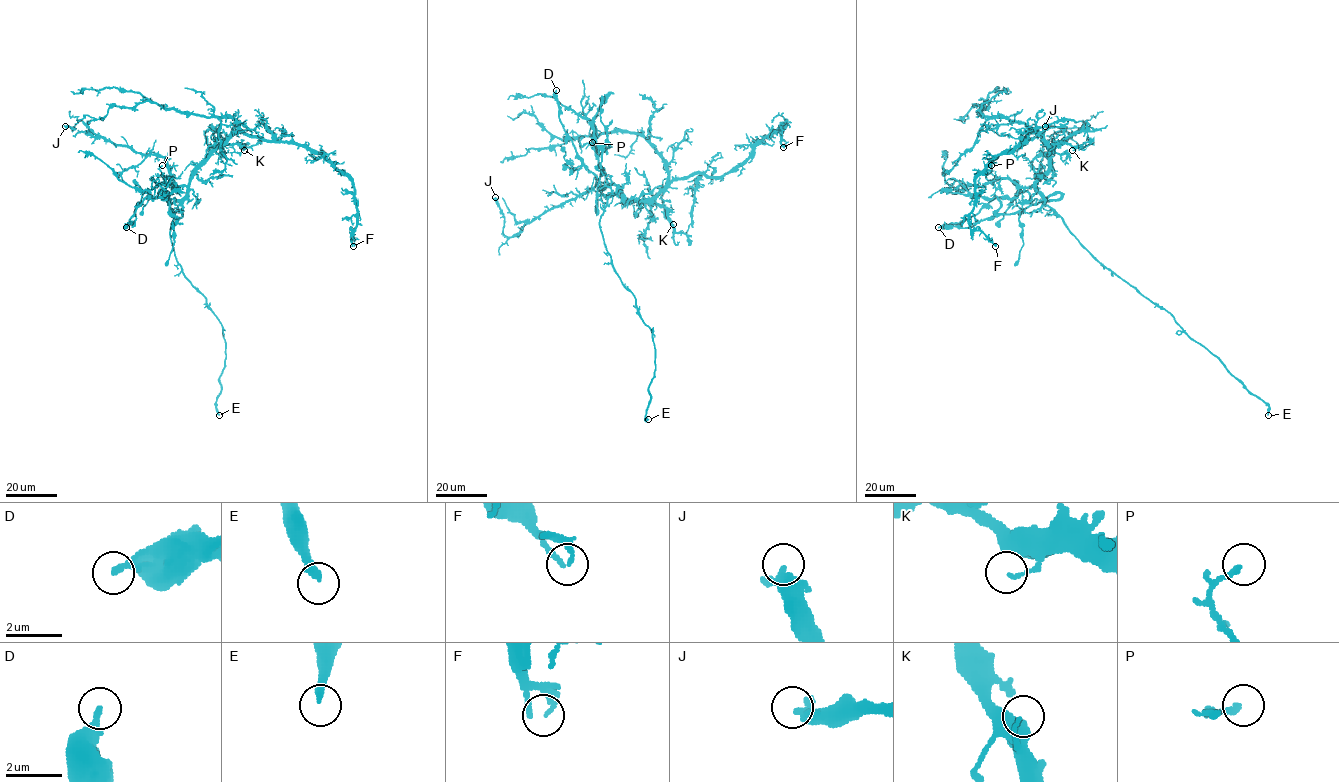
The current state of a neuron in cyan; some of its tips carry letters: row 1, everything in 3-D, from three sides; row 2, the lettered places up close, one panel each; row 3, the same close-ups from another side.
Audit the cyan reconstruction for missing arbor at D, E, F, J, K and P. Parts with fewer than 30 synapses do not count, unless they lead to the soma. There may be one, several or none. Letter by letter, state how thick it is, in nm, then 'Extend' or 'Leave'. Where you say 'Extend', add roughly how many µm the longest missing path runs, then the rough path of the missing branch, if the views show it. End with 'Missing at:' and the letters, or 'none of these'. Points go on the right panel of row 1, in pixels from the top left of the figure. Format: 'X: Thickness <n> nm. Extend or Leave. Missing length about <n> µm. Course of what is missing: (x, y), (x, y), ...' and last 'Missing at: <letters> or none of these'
D: Thickness 280 nm. Leave
E: Thickness 260 nm. Extend. Missing length about 35 µm. Course of what is missing: (1268, 415), (1266, 434), (1291, 461), (1299, 459)
F: Thickness 200 nm. Leave
J: Thickness 440 nm. Leave
K: Thickness 100 nm. Leave
P: Thickness 180 nm. Leave
Missing at: E

